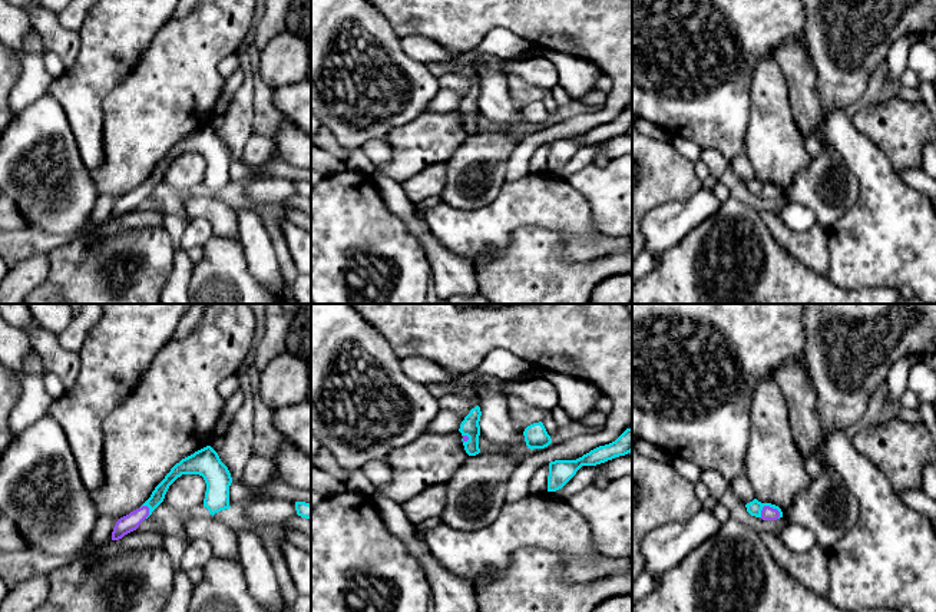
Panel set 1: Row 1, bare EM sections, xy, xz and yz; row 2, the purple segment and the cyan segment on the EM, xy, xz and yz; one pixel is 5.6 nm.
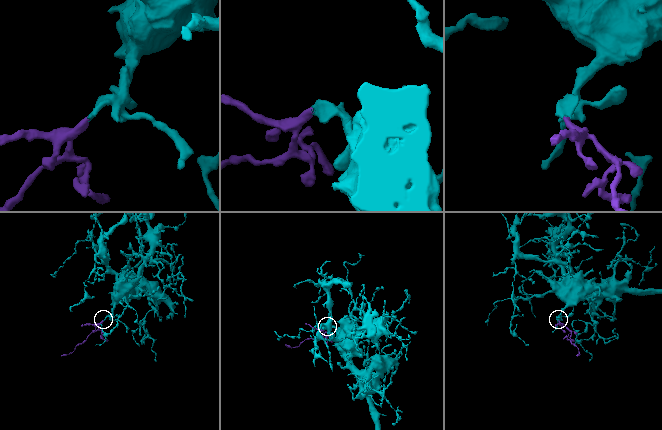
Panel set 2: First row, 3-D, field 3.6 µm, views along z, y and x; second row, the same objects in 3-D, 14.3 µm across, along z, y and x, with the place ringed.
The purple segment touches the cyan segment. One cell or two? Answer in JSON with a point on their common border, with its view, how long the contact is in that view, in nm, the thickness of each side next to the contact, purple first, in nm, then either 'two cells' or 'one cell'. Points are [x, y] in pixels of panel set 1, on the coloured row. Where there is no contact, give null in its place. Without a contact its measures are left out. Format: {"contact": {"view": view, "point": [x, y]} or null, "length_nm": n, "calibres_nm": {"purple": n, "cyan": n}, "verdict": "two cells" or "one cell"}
{"contact": {"view": "yz", "point": [771, 508]}, "length_nm": 120, "calibres_nm": {"purple": 80, "cyan": 90}, "verdict": "one cell"}

